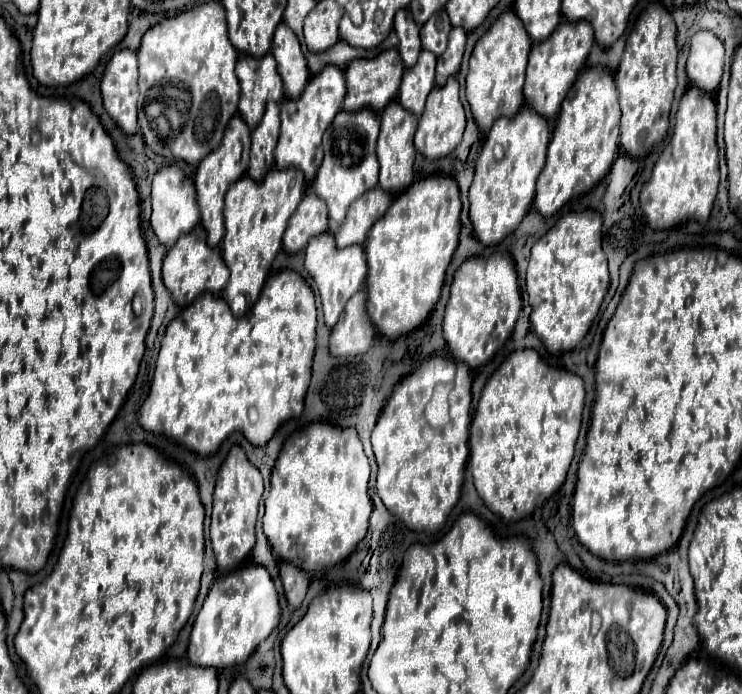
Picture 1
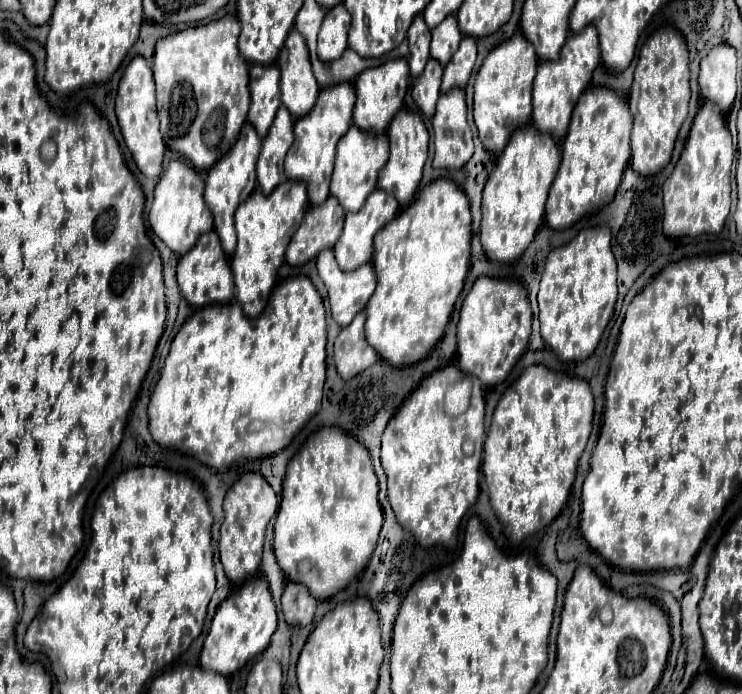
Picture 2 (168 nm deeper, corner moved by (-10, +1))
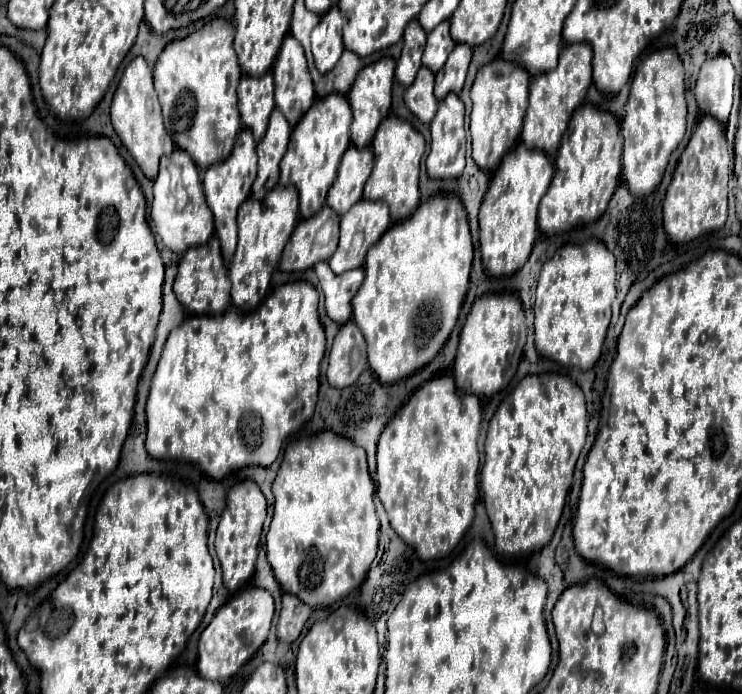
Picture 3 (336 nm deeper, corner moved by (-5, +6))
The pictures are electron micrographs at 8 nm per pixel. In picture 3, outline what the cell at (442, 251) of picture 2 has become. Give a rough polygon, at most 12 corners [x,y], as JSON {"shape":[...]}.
{"shape":[[437,195],[365,255],[353,321],[391,385],[449,339],[467,213]]}

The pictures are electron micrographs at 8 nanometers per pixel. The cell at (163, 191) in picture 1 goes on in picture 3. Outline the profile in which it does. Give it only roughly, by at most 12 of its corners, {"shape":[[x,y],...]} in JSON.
{"shape":[[185,151],[161,159],[151,219],[177,255],[213,233]]}

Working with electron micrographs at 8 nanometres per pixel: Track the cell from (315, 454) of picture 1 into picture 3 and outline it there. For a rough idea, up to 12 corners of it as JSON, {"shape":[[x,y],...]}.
{"shape":[[287,445],[265,551],[285,593],[329,607],[379,543],[365,451]]}

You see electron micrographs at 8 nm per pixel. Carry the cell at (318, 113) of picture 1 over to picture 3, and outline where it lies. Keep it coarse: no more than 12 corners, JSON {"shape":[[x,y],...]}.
{"shape":[[345,95],[317,99],[293,129],[281,185],[303,219],[325,205],[351,145]]}

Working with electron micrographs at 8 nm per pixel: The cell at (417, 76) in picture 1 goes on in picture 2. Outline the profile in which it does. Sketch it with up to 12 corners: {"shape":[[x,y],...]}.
{"shape":[[430,58],[412,82],[412,98],[428,118],[440,96],[442,64]]}

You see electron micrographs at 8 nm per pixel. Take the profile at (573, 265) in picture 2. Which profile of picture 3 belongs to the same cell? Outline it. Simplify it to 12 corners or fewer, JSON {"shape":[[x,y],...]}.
{"shape":[[565,245],[537,281],[535,349],[591,369],[615,299],[615,257]]}

